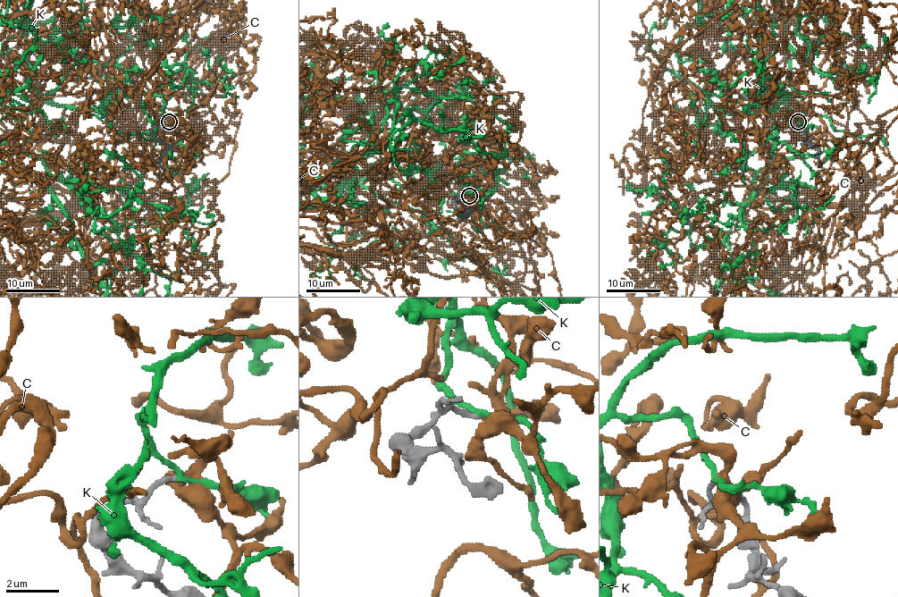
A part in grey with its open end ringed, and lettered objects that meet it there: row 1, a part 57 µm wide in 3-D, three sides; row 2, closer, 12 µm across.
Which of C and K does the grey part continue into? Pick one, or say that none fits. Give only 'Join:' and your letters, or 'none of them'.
Join: C

